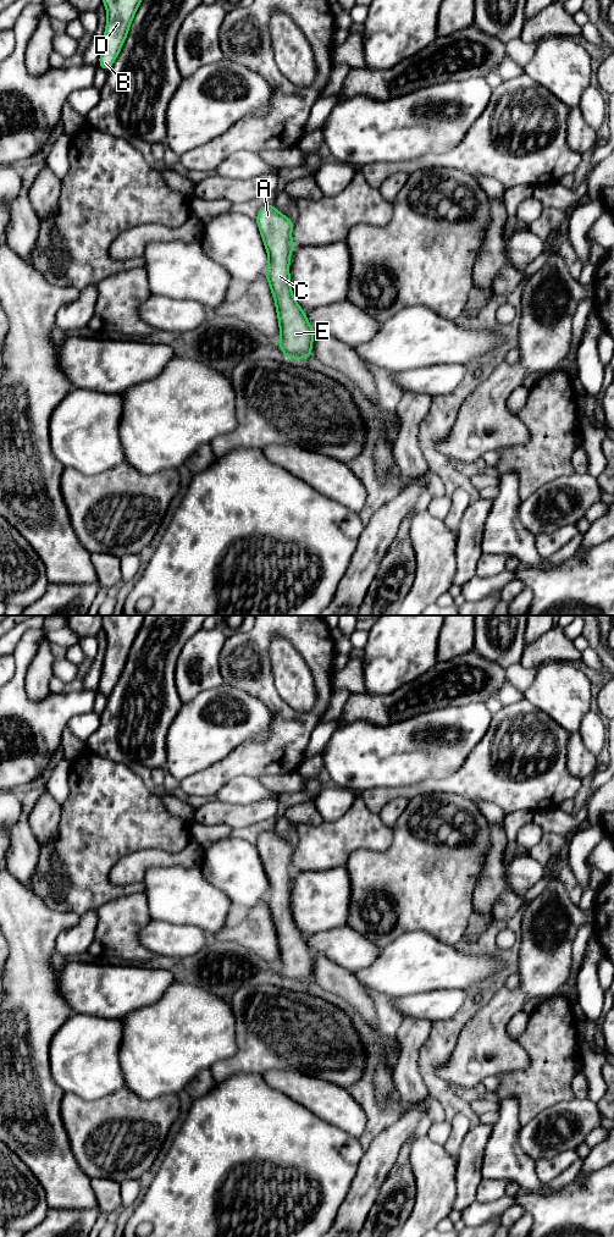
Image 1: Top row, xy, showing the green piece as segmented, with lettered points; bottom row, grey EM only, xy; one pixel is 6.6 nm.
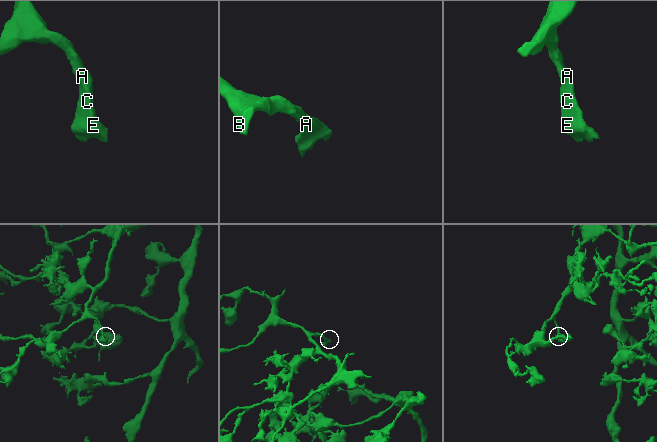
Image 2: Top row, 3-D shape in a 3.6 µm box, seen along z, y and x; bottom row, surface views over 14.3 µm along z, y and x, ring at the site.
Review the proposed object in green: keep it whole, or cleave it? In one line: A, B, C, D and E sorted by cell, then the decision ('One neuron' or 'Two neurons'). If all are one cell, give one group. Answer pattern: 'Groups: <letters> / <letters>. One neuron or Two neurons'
Groups: A B C D E. One neuron

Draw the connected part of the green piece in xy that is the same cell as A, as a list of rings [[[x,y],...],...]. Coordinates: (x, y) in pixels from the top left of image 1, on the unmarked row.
[[[273,829],[262,830],[256,849],[269,880],[265,902],[275,923],[281,967],[276,971],[286,983],[297,985],[312,981],[315,954],[309,949],[305,937],[297,928],[289,901],[293,845],[282,840]]]

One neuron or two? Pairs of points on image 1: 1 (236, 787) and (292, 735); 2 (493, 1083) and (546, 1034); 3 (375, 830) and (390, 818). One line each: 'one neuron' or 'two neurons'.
1: two neurons
2: two neurons
3: two neurons

